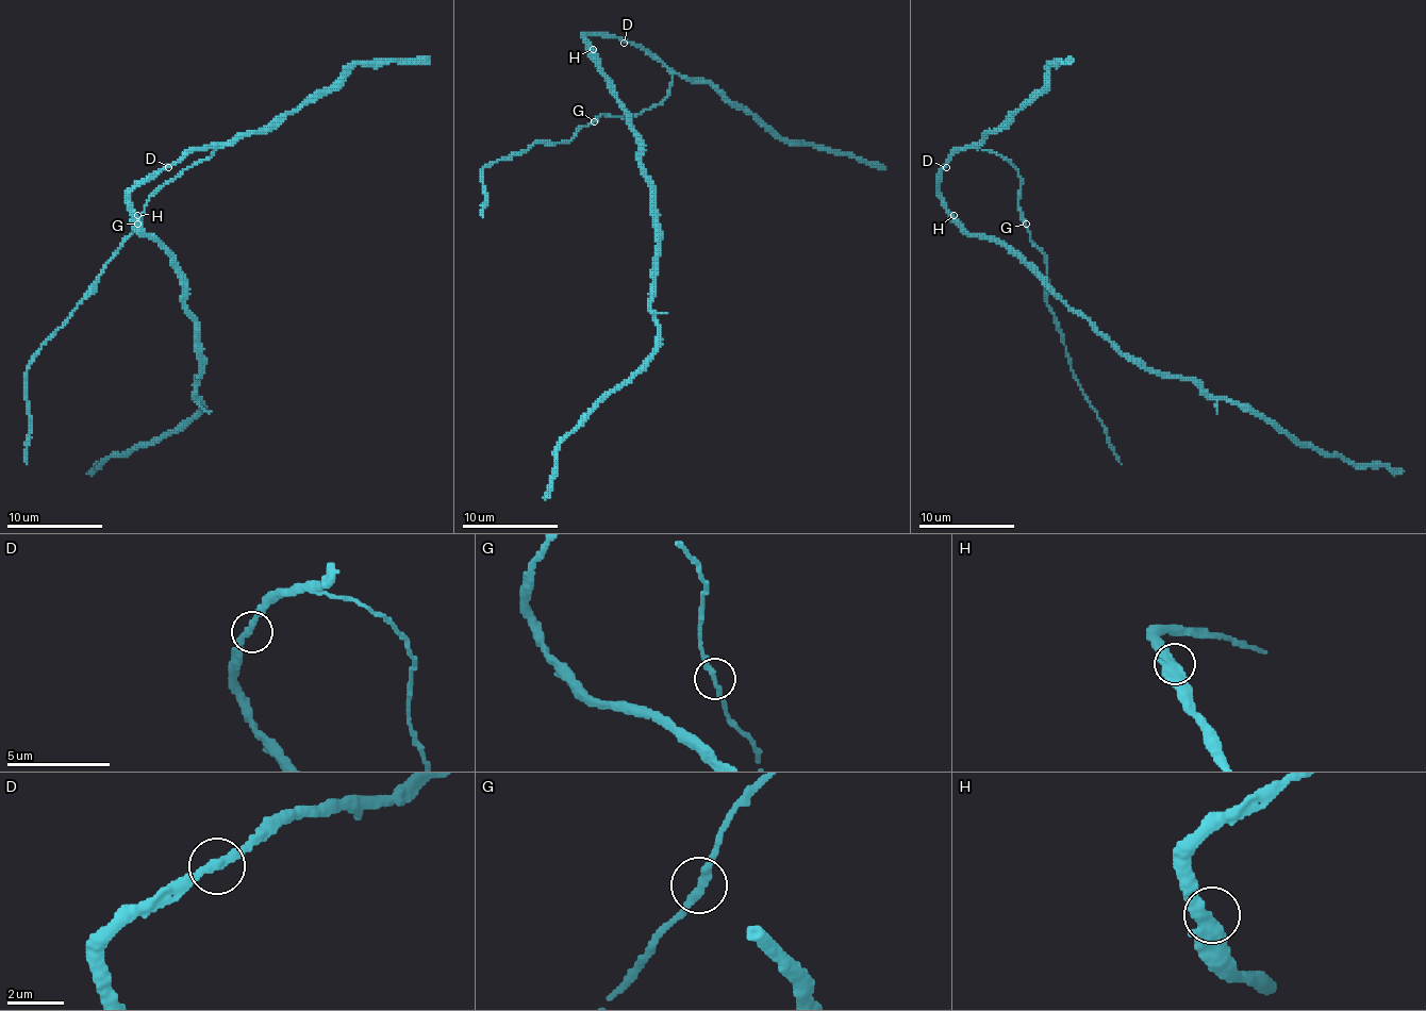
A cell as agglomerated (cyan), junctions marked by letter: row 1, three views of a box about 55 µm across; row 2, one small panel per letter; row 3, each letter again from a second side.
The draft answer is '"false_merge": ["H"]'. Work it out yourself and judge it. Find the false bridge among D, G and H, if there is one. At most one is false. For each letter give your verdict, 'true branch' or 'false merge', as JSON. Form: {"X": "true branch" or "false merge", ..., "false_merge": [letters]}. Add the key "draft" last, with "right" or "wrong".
{"D": "true branch", "G": "true branch", "H": "true branch", "false_merge": [], "draft": "wrong"}

